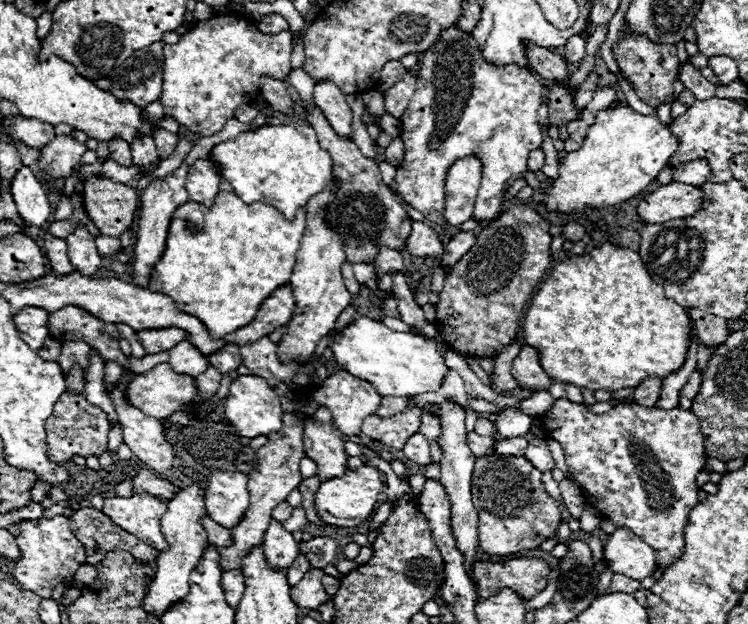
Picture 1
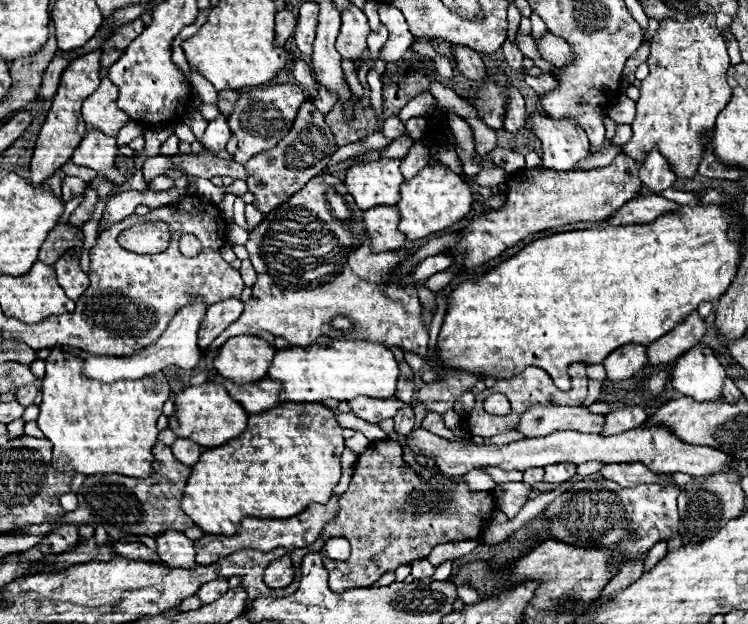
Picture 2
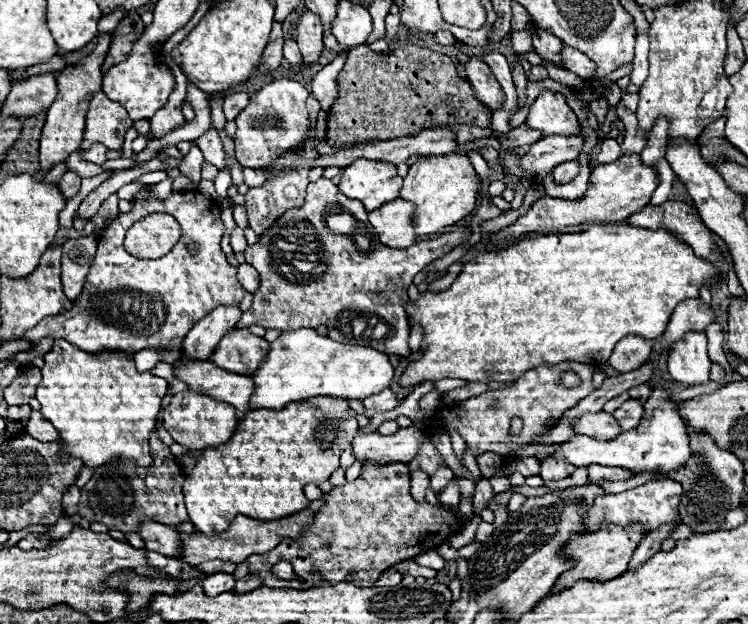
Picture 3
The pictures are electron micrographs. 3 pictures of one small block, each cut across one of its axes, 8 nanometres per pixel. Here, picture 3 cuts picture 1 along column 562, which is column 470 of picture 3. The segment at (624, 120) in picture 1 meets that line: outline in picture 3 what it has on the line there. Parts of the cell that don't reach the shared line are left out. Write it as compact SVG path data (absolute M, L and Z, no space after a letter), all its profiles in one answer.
M426 154L424 160L412 164L408 176L404 178L400 198L416 204L416 214L414 214L416 234L418 236L434 234L440 228L452 226L462 218L466 218L476 206L480 182L482 178L476 174L466 154L446 154L446 156Z

